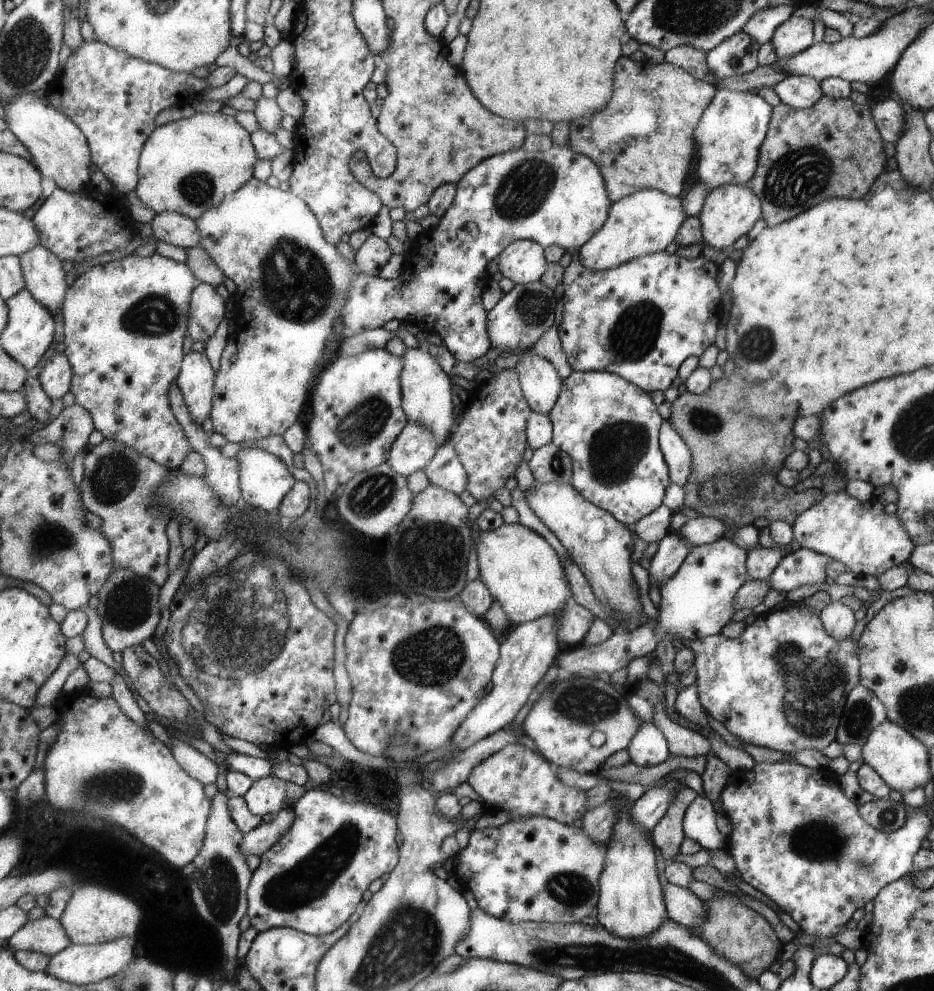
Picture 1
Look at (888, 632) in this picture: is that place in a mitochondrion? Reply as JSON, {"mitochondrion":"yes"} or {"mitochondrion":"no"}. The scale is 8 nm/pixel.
{"mitochondrion":"no"}

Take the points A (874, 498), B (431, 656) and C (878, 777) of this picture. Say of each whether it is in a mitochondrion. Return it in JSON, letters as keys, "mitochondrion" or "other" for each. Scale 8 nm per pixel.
{"A":"other","B":"mitochondrion","C":"other"}

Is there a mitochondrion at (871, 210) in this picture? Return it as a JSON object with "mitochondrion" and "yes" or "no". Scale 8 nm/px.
{"mitochondrion":"no"}

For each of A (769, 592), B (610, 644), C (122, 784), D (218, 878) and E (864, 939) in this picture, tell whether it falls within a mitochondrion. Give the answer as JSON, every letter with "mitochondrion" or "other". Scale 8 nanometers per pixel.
{"A":"other","B":"other","C":"mitochondrion","D":"mitochondrion","E":"other"}

